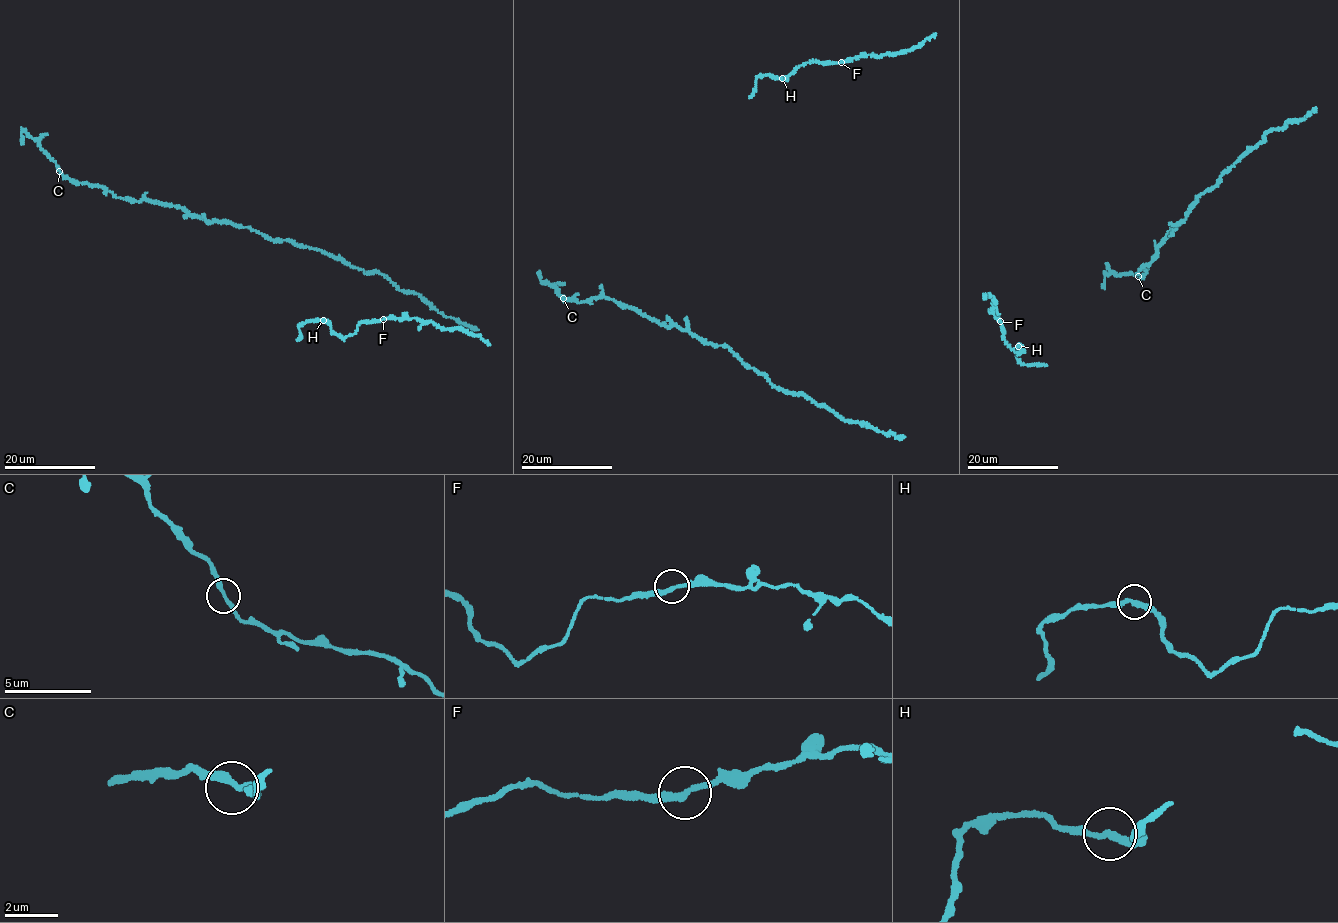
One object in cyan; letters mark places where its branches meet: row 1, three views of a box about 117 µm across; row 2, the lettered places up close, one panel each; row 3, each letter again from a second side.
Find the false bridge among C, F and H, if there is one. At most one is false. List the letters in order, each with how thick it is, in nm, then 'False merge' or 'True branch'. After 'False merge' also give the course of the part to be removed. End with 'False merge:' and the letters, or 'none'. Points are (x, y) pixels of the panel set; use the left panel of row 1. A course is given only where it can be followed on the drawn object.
C: Thickness 240 nm. True branch
F: Thickness 240 nm. True branch
H: Thickness 240 nm. True branch
False merge: none

